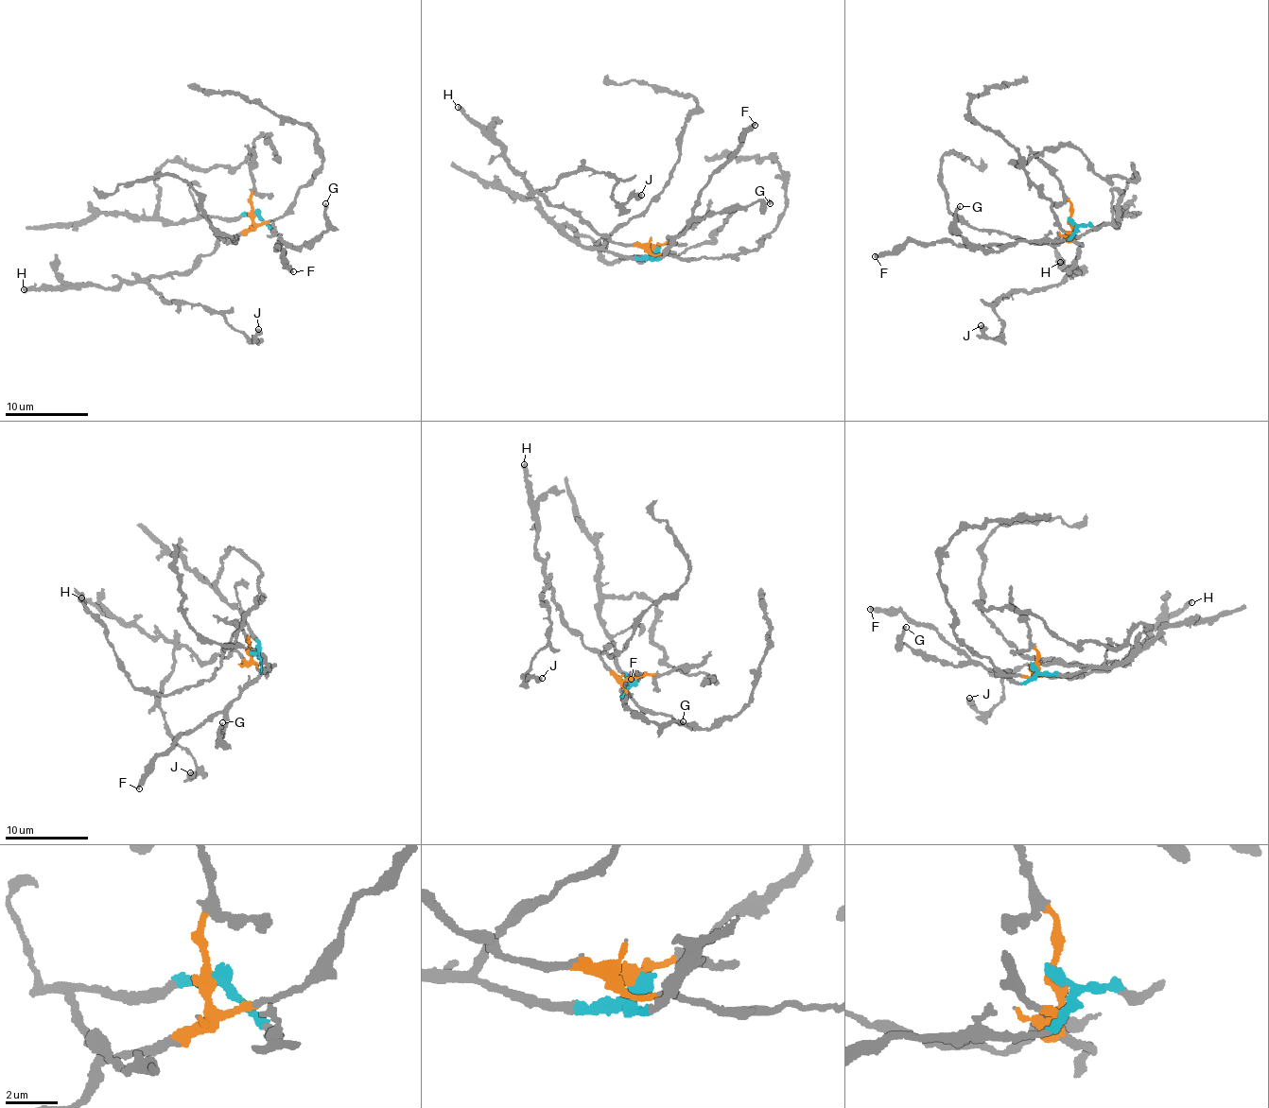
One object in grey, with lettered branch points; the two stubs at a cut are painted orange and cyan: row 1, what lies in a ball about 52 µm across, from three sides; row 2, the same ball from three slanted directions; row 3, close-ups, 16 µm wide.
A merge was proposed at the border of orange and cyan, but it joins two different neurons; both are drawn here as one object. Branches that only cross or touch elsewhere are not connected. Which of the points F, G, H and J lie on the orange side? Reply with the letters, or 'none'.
H, J

